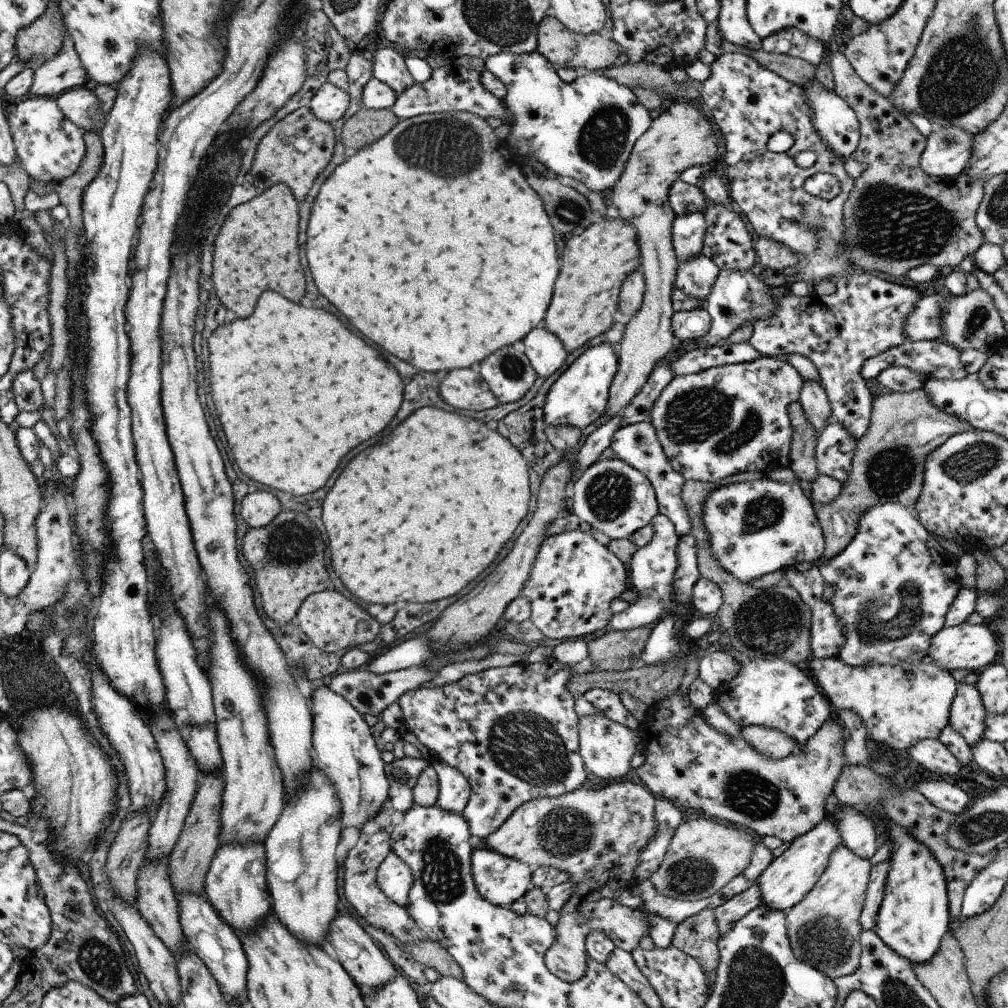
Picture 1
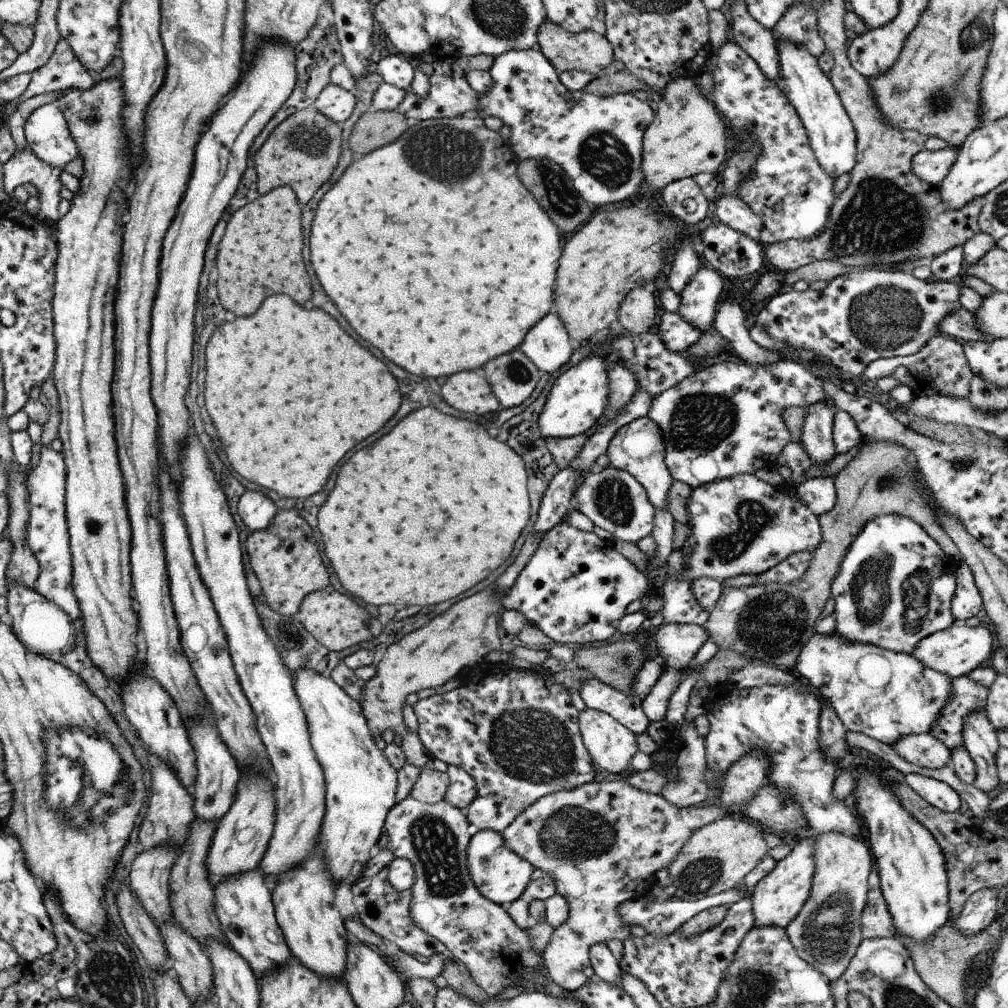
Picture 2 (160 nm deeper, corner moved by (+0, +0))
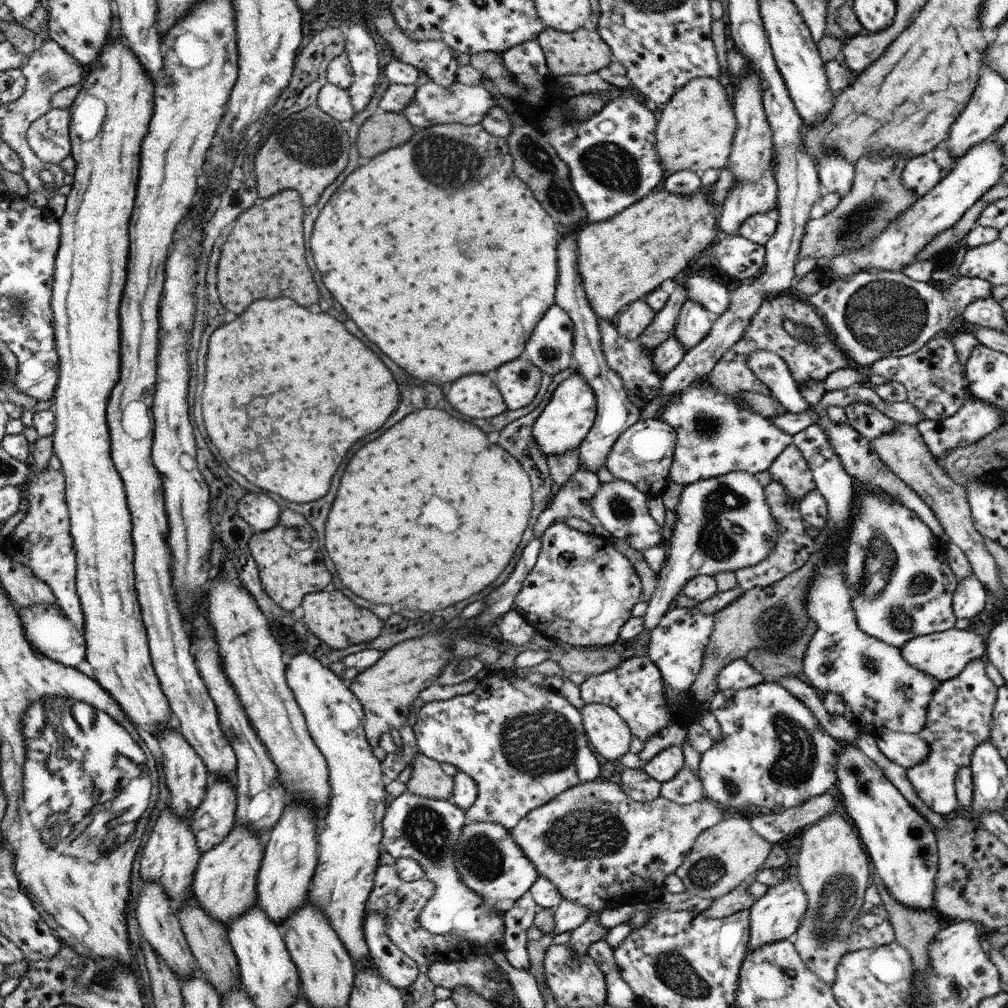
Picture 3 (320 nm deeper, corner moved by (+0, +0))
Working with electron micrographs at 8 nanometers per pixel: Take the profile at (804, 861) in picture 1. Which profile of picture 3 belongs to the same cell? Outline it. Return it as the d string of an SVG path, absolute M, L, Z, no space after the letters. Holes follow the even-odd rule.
M786 877L780 884L769 887L768 892L749 908L750 926L747 950L756 950L764 945L793 939L808 908L806 893L795 877Z

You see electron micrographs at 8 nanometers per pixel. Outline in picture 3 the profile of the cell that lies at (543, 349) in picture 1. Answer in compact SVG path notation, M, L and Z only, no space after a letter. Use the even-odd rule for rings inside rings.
M560 305L549 308L526 344L524 356L543 373L557 375L570 366L574 355L575 327Z

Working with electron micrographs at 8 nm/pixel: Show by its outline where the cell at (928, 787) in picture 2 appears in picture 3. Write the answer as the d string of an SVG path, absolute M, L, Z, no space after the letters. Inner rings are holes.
M985 659L971 660L958 676L940 683L928 705L924 728L917 735L928 745L927 759L907 769L907 777L917 795L940 816L948 816L958 808L955 778L962 767L971 763L975 748L989 740L992 713L997 701L997 686L988 678Z

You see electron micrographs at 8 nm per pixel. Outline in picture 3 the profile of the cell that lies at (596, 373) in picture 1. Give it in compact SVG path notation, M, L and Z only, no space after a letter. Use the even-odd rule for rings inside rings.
M574 373L558 385L546 405L534 422L532 431L540 450L548 458L578 449L598 418L596 396L589 384Z

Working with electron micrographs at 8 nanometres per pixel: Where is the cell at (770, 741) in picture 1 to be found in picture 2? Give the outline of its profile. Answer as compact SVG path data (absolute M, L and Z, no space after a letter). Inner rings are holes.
M753 749L737 760L722 778L720 804L679 807L668 802L661 794L653 795L634 788L626 780L592 781L592 784L543 796L519 815L502 832L504 844L535 865L536 869L552 876L557 893L567 900L570 908L568 920L561 927L553 929L550 942L541 954L549 978L569 992L575 992L590 982L595 974L588 959L590 948L612 939L623 942L630 935L629 925L623 922L618 912L622 898L632 898L632 888L628 886L638 887L636 882L642 883L646 874L657 874L659 870L667 869L695 830L730 814L736 815L736 811L752 800L759 788L766 784L769 762L769 756L760 749Z

